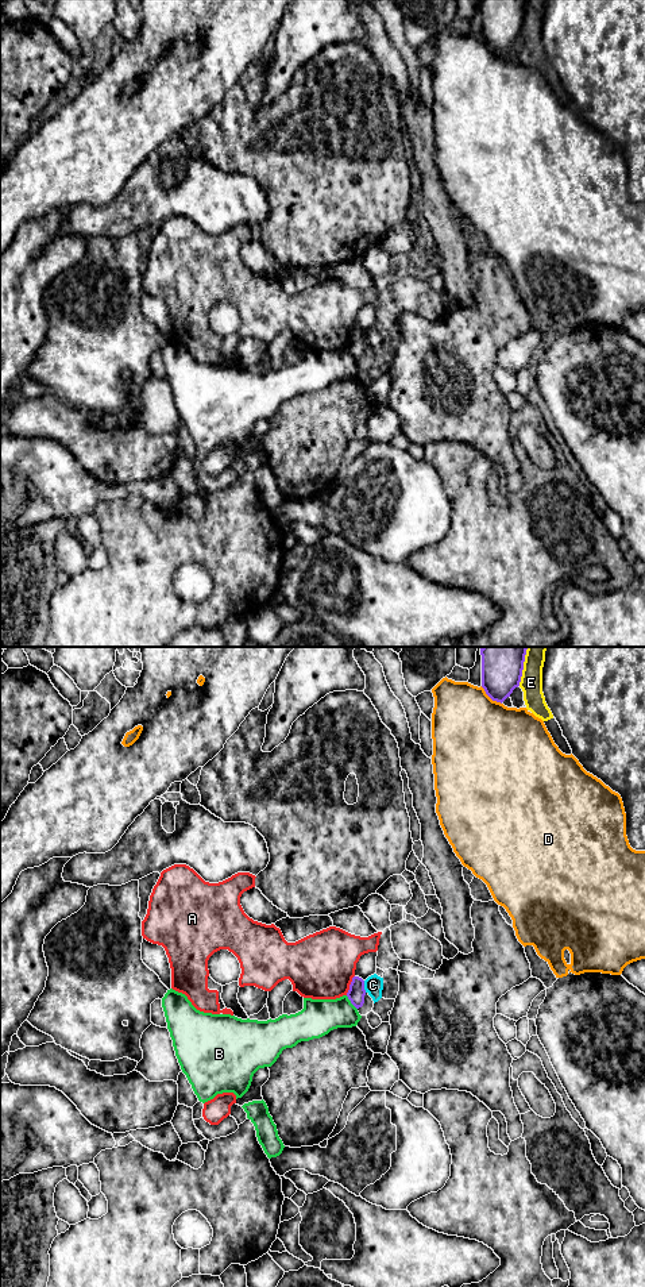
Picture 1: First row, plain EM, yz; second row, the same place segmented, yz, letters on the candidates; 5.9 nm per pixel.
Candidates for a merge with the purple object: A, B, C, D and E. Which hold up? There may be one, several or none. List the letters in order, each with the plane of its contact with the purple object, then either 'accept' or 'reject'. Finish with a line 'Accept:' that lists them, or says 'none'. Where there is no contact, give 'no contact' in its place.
A: contact in yz; reject
B: contact in yz; reject
C: contact in yz; reject
D: contact in yz; reject
E: contact in yz; reject
Accept: none

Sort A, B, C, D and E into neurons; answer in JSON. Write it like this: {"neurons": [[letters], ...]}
{"neurons": [["A"], ["B", "D"], ["C"], ["E"]]}

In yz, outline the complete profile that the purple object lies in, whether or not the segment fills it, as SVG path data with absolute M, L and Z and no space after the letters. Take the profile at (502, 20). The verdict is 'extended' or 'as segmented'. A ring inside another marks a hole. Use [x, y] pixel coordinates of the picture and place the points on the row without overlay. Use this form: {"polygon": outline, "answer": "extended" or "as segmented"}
{"polygon": "M480 0L482 39L497 54L503 54L520 38L528 0Z", "answer": "as segmented"}

